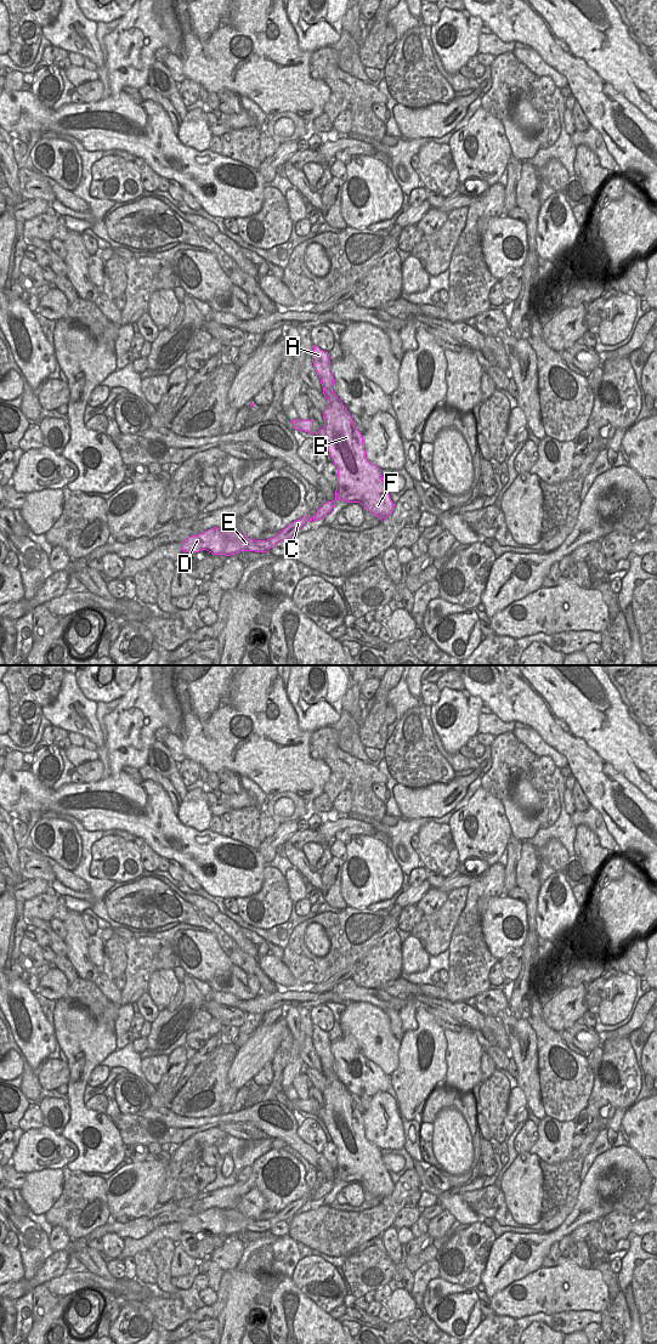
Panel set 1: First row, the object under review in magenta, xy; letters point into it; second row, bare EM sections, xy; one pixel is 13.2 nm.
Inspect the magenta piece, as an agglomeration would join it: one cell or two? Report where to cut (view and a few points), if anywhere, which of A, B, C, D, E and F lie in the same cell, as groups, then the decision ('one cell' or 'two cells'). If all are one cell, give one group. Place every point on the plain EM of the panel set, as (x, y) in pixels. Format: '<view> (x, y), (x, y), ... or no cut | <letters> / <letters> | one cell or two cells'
no cut | A B C D E F | one cell

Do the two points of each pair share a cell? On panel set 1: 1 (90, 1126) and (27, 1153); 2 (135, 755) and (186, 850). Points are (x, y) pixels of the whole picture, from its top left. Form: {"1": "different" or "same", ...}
{"1": "different", "2": "different"}

